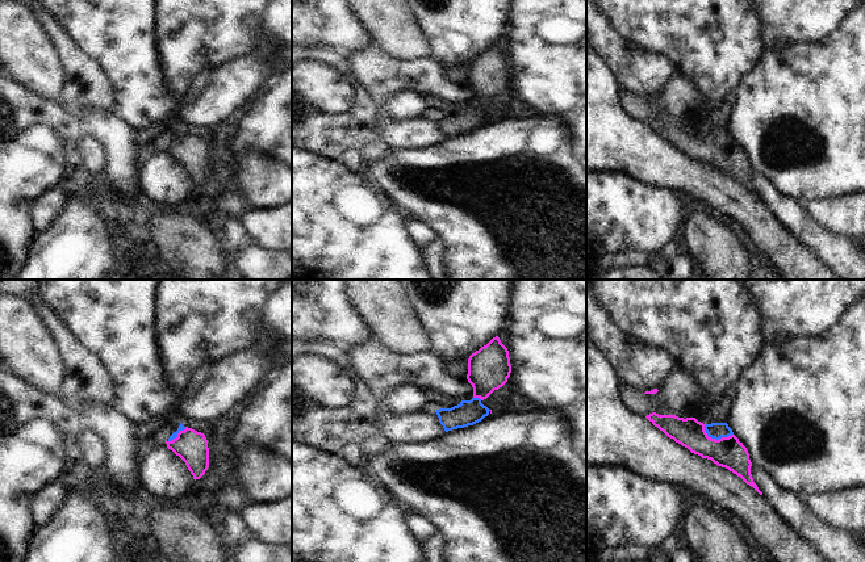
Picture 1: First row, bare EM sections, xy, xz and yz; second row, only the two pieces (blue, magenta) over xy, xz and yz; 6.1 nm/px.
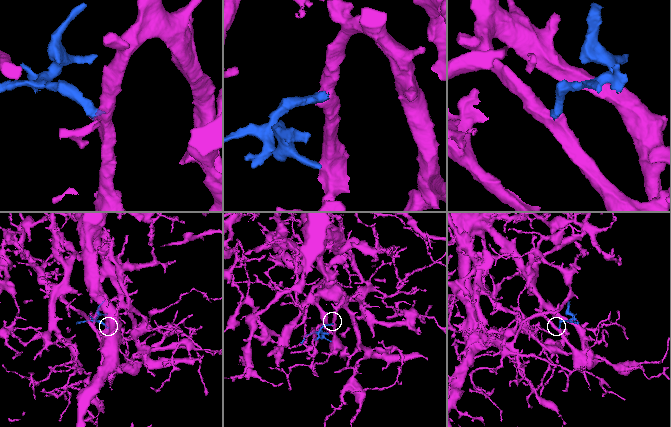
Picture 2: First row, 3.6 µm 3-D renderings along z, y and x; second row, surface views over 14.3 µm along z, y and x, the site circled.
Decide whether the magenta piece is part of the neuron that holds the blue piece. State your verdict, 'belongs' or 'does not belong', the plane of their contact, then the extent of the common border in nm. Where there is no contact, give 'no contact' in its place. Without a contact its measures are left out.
belongs; contact in yz; length 200 nm

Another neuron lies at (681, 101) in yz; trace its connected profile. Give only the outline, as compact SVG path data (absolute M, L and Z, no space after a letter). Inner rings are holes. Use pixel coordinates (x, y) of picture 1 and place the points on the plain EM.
M681 71L670 76L664 92L656 100L644 100L634 91L620 88L623 110L639 122L656 118L684 125L697 123L706 104L707 101L698 91L695 81Z

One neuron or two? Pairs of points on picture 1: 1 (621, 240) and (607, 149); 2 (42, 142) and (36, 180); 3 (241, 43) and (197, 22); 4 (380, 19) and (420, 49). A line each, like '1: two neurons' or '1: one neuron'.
1: two neurons
2: one neuron
3: one neuron
4: one neuron

